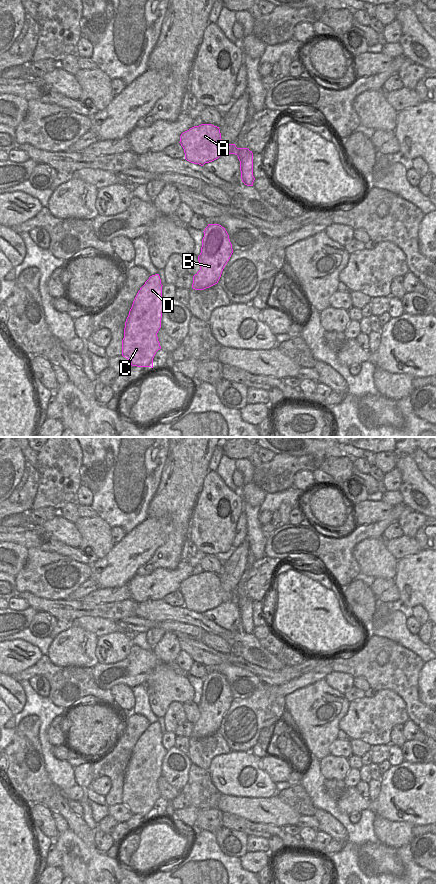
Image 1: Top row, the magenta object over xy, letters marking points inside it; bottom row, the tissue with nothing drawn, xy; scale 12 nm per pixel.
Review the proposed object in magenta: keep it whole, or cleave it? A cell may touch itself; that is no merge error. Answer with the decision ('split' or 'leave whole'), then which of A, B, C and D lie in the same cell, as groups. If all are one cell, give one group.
leave whole | A B C D

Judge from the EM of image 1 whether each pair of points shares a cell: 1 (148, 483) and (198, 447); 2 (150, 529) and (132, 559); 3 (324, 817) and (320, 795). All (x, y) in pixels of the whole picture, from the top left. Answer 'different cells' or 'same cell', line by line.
1: different cells
2: same cell
3: different cells

